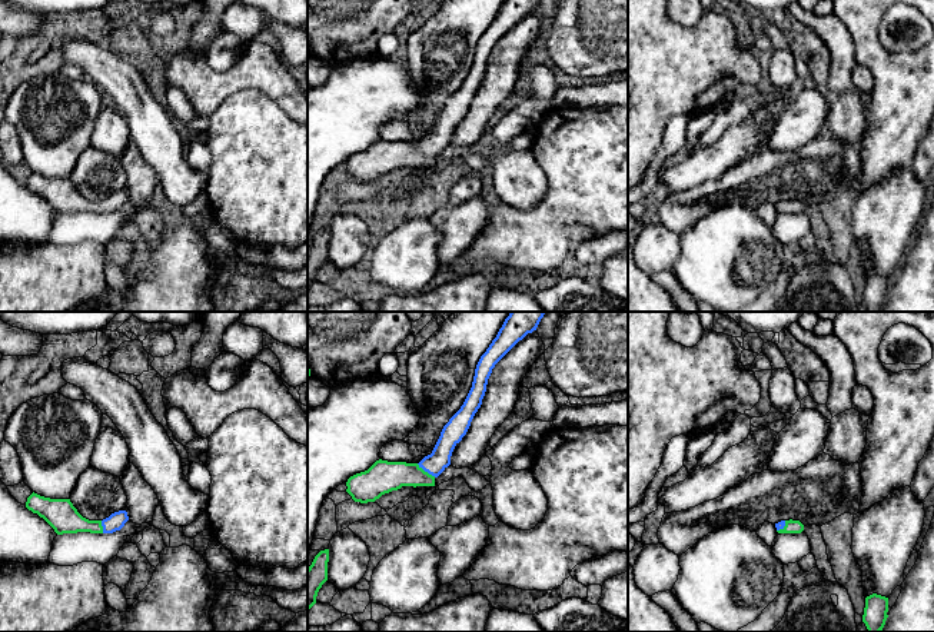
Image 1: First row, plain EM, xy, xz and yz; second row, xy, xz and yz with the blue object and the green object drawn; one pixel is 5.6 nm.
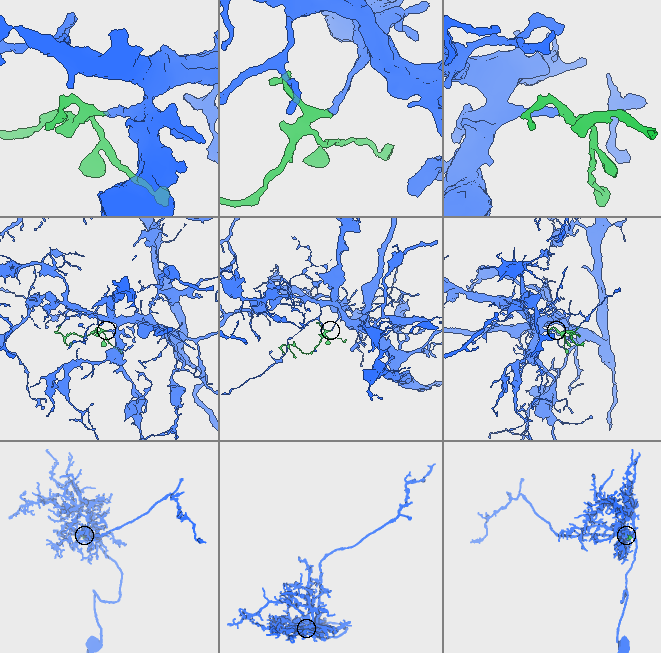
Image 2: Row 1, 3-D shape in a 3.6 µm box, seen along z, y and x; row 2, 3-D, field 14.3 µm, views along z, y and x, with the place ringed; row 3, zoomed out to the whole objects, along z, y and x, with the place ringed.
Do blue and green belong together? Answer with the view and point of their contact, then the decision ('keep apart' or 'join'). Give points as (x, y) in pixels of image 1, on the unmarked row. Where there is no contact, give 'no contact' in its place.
contact xz (426, 150); join

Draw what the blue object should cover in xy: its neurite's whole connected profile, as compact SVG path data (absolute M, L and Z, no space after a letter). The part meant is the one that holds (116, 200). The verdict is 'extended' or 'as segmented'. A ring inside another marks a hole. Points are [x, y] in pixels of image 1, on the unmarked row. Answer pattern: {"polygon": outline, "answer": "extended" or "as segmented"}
{"polygon": "M34 172L27 177L26 187L43 197L57 214L113 213L129 200L126 190L114 192L103 200L89 200L77 192L70 179L50 179Z", "answer": "extended"}

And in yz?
{"polygon": "M781 200L775 203L778 213L801 213L804 210L804 204L800 200Z", "answer": "extended"}

